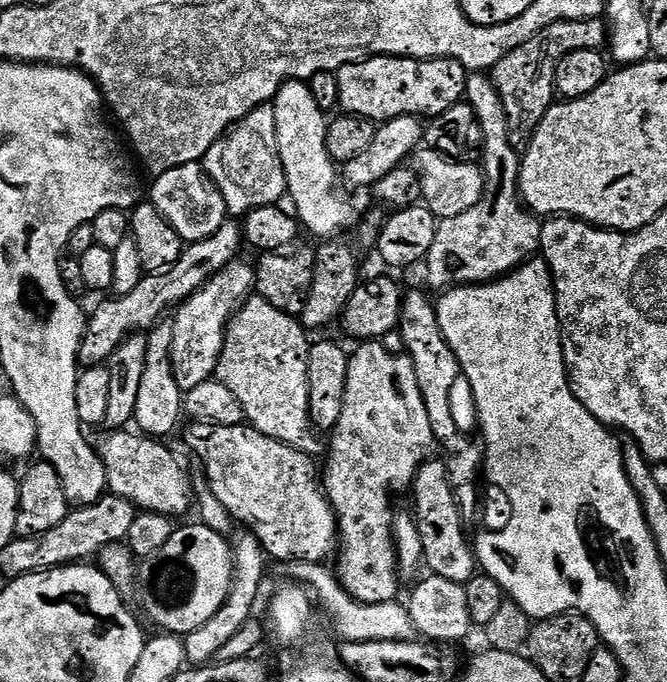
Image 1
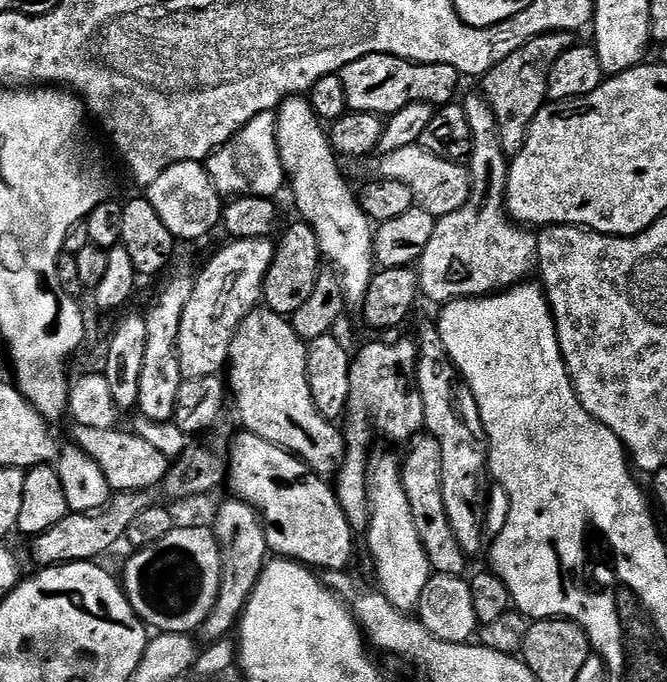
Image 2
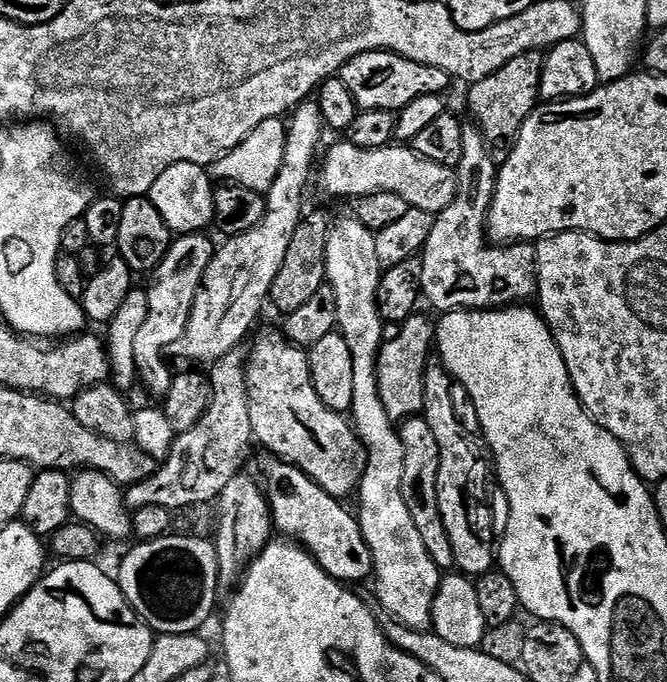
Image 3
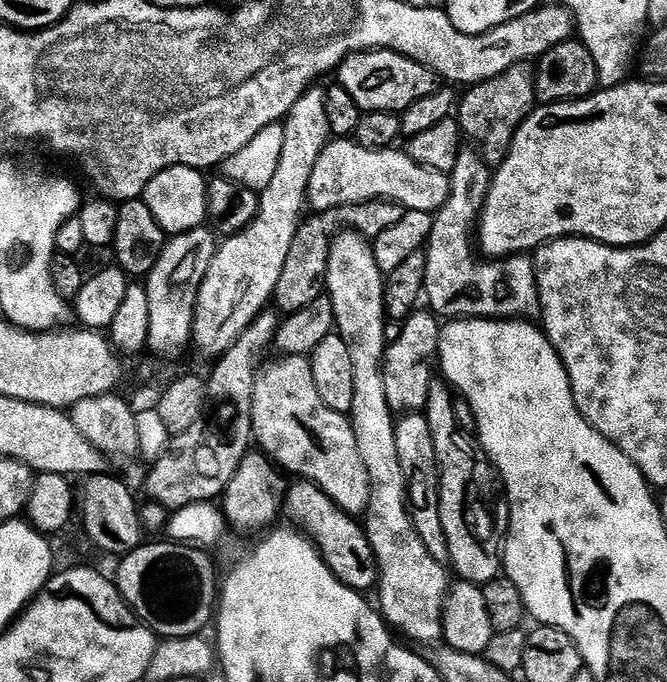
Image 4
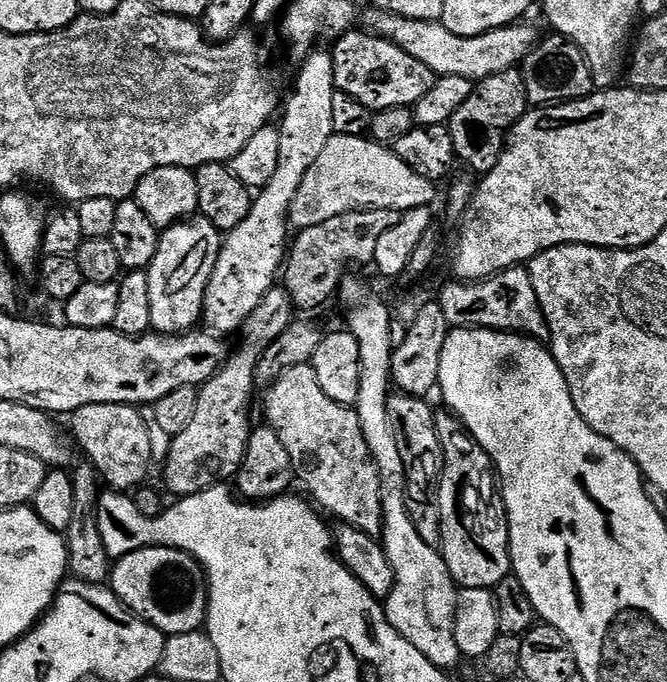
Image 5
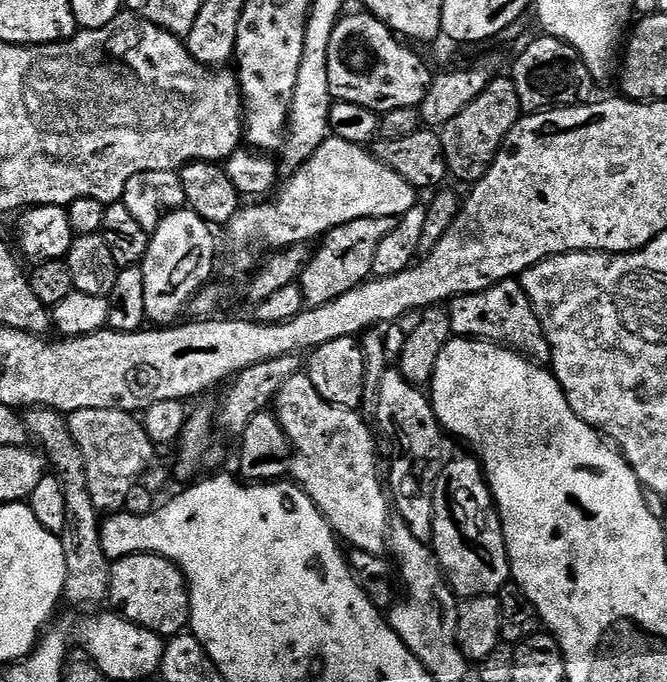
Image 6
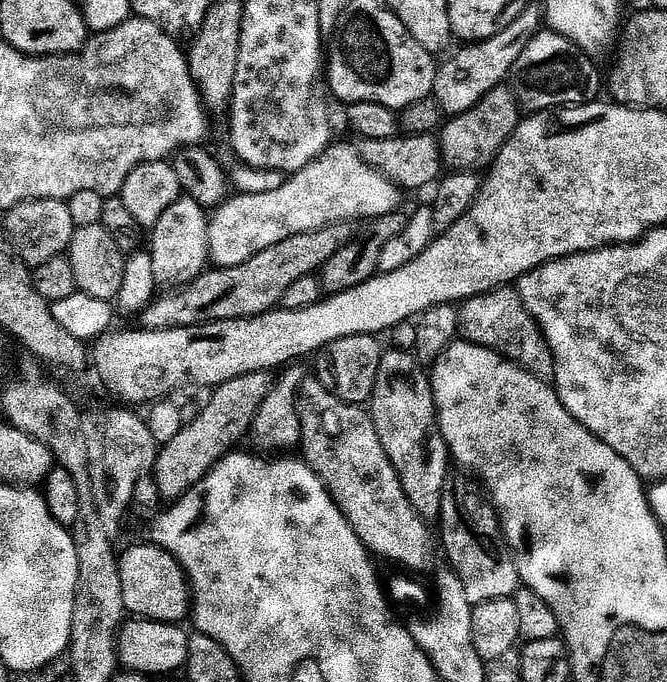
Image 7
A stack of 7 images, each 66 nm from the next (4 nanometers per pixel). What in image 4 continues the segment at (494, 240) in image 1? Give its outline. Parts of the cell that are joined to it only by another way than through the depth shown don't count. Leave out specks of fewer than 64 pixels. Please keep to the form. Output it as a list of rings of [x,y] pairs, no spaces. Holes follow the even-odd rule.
[[[461,150],[448,181],[446,202],[434,213],[426,245],[423,295],[427,307],[445,321],[520,320],[532,322],[540,315],[536,265],[527,255],[492,258],[482,264],[472,257],[474,225],[488,197],[493,173],[477,151]]]

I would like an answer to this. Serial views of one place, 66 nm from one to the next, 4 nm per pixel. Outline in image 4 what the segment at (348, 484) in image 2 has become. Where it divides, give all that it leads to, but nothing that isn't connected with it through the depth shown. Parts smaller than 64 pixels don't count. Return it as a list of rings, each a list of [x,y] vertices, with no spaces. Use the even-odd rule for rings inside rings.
[[[417,310],[403,321],[398,341],[387,345],[384,354],[384,381],[386,398],[393,413],[416,414],[428,405],[430,386],[434,379],[432,368],[434,372],[438,364],[441,327],[441,321],[431,311]]]

